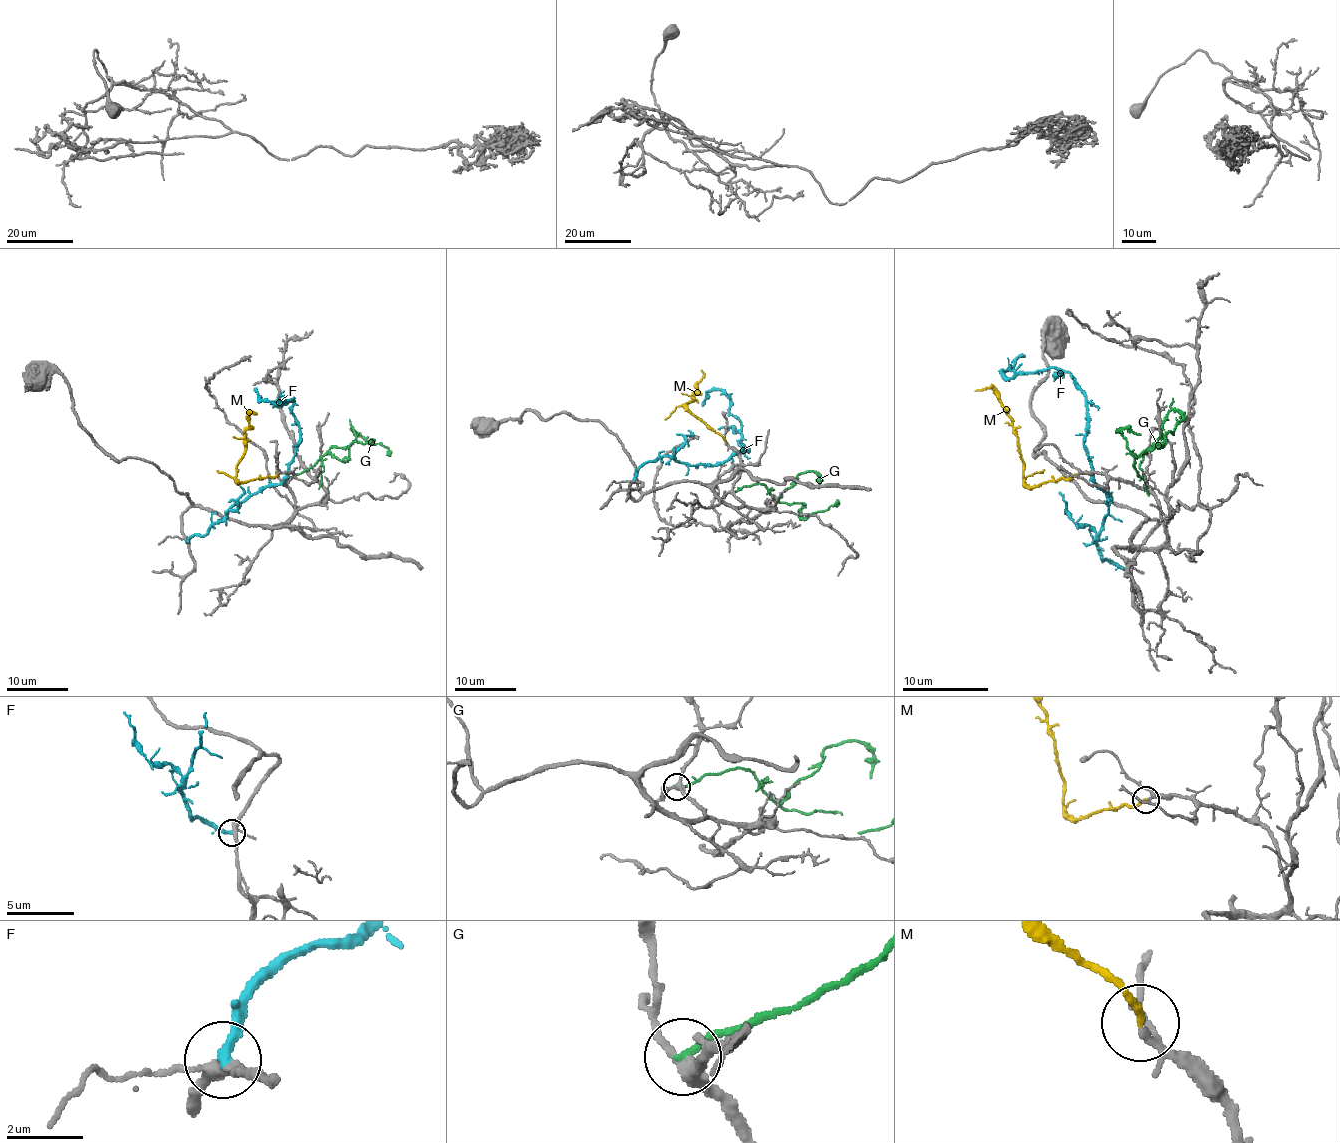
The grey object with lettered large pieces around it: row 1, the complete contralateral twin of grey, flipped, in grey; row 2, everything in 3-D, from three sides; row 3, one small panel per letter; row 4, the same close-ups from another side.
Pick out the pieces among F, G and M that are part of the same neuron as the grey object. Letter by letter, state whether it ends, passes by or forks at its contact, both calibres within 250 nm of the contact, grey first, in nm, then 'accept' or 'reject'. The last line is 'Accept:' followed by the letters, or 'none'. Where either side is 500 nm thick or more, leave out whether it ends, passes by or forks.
F: it ends; calibres 320 and 280 nm; reject
G: it ends; calibres 300 and 180 nm; reject
M: it ends; calibres 130 and 190 nm; accept
Accept: M

